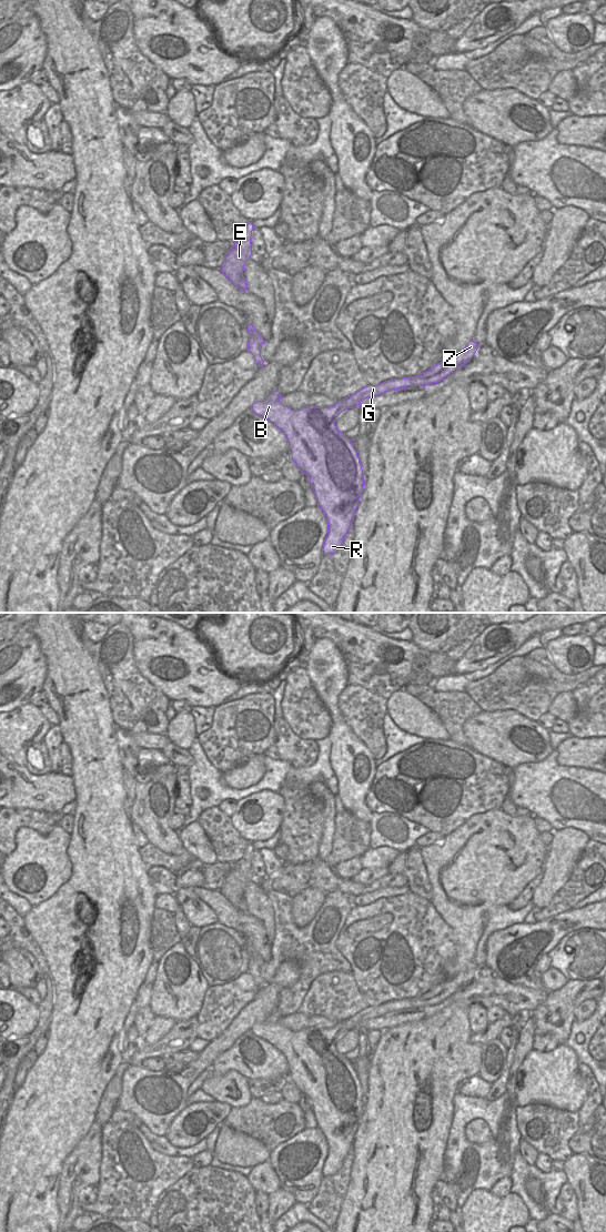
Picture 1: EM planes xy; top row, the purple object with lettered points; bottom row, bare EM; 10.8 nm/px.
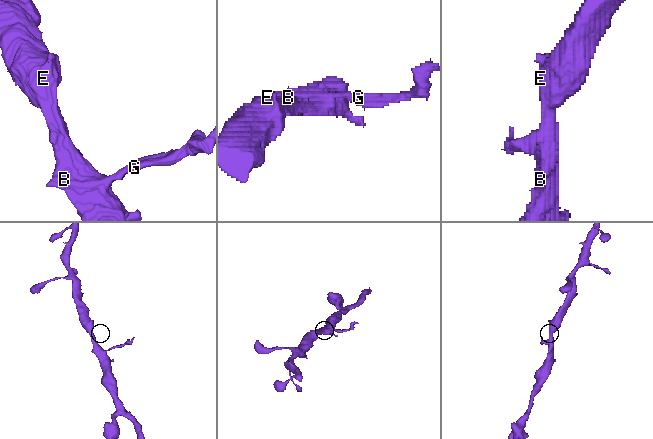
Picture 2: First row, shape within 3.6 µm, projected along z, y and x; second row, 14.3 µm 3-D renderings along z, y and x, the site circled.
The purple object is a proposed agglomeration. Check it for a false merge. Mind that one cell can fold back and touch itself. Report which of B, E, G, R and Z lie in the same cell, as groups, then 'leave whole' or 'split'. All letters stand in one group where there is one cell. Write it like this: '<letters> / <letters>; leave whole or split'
B E R / G Z; split

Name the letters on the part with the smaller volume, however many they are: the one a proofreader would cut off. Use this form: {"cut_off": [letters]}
{"cut_off": ["G", "Z"]}

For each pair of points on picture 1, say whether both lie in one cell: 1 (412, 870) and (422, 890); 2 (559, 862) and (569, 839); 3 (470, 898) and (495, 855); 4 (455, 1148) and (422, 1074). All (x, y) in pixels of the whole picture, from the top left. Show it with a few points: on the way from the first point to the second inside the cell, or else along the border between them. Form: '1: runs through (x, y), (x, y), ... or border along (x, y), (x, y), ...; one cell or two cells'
1: runs through (416, 875), (417, 882), (421, 886); one cell
2: runs through (561, 857), (567, 845); one cell
3: runs through (470, 887), (470, 880), (484, 866); one cell
4: border along (453, 1107), (453, 1118), (443, 1158); two cells

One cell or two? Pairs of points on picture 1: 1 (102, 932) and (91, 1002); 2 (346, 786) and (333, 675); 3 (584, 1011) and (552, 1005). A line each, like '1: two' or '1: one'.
1: one
2: one
3: two

